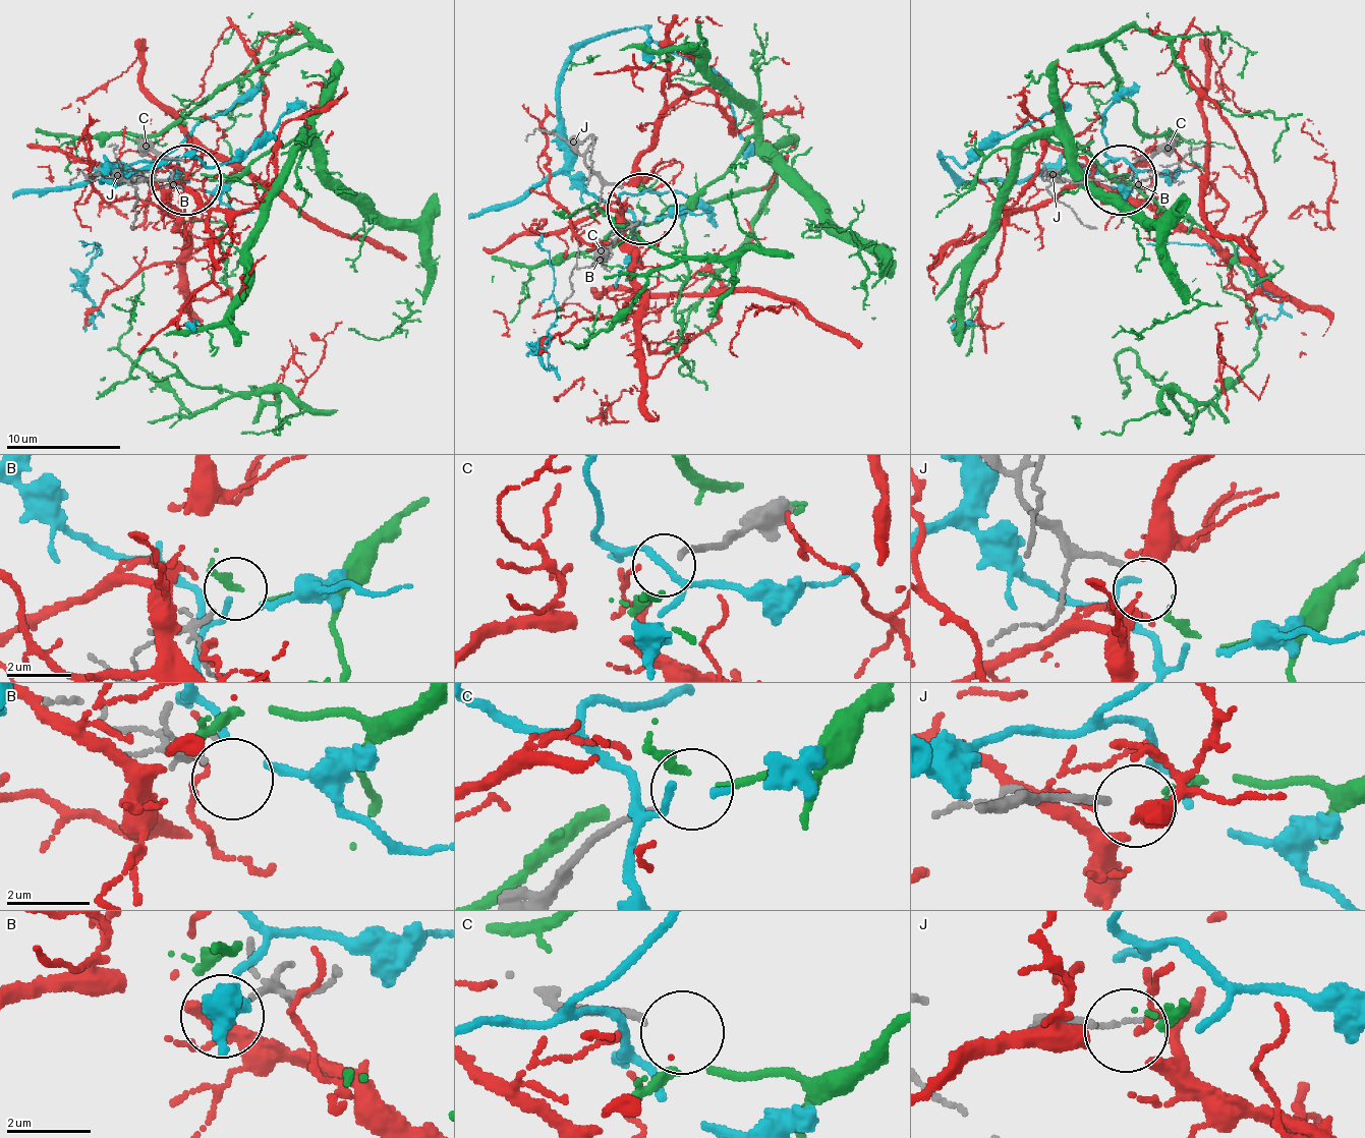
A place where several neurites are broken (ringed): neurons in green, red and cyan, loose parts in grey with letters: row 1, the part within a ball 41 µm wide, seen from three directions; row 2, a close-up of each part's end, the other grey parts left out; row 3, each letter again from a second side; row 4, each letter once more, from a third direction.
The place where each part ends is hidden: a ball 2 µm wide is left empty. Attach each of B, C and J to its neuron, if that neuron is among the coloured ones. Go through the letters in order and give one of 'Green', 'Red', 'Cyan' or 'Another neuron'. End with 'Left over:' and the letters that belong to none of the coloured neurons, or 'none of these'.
B: Another neuron
C: Another neuron
J: Green
Left over: B, C

